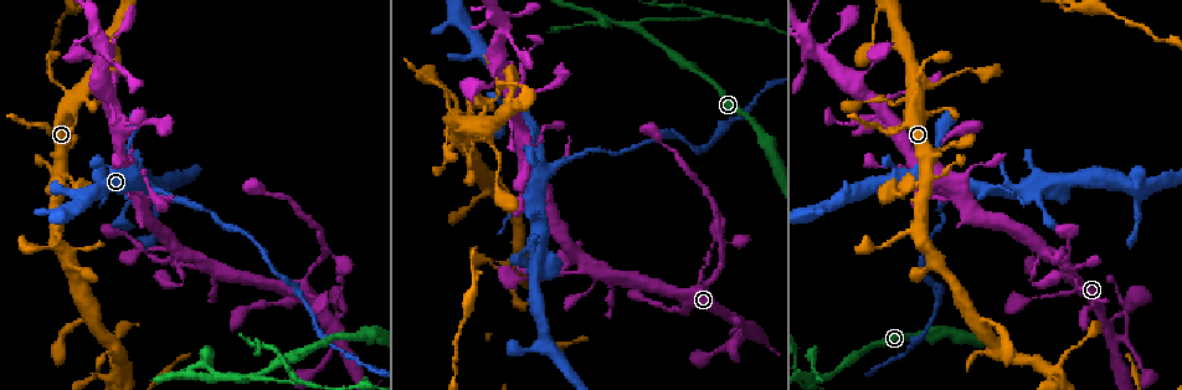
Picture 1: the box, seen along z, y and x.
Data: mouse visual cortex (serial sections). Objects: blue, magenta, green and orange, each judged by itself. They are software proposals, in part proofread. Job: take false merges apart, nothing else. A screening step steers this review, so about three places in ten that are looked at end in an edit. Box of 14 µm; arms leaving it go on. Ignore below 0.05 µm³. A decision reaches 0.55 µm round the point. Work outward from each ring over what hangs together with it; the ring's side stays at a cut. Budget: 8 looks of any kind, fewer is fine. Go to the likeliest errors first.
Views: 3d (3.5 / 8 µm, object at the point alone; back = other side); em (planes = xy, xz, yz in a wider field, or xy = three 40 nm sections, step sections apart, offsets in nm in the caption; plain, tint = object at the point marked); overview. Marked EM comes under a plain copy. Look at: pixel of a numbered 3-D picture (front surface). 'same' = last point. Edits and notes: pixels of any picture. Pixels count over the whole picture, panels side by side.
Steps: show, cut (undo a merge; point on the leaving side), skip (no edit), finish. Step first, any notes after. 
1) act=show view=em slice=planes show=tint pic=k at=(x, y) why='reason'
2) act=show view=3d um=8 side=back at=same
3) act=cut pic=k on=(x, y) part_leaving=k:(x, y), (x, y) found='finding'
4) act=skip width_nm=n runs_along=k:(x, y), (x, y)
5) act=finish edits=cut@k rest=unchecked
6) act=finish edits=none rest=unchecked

act=show view=3d um=3.5 pic=1 at=(618, 21) why='a fork'

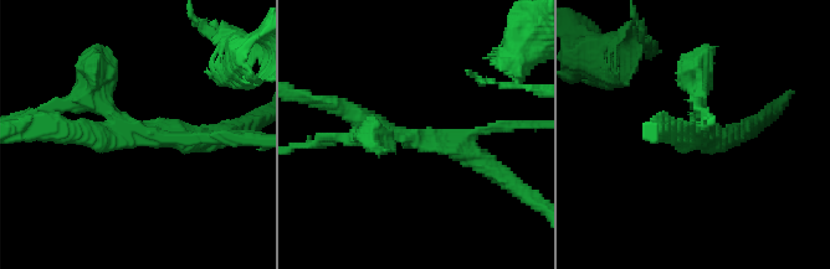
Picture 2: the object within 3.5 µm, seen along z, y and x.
act=show view=em slice=xy step=1 show=tint pic=2 at=(409, 138)

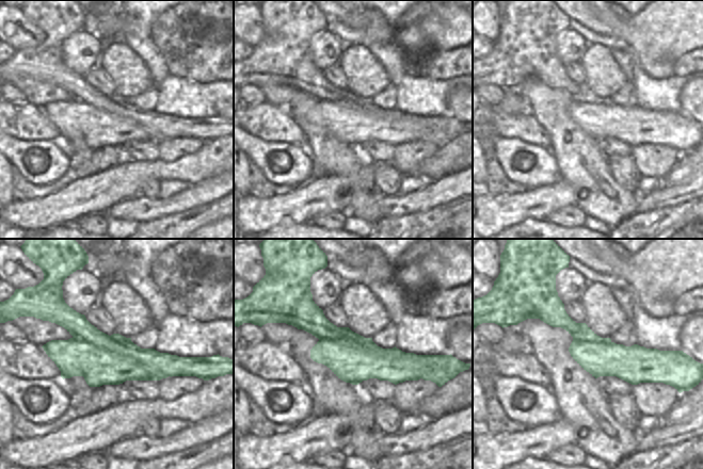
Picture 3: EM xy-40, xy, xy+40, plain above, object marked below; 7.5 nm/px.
act=cut pic=2 on=(697, 96) border=3:(73, 336), (127, 356), (166, 376) found='two cells meet here'

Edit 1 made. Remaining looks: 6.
act=show view=3d um=3.5 side=back pic=1 at=(723, 244) why='two arms in line, one across'

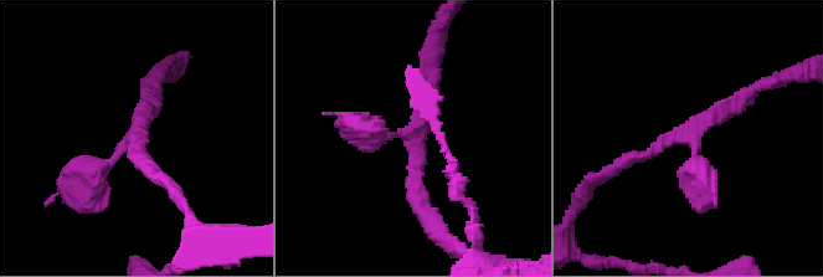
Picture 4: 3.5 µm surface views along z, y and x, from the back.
act=show view=em slice=xy step=2 show=tint pic=4 at=(137, 130) arms=3 arm_widths_nm=200,200,250

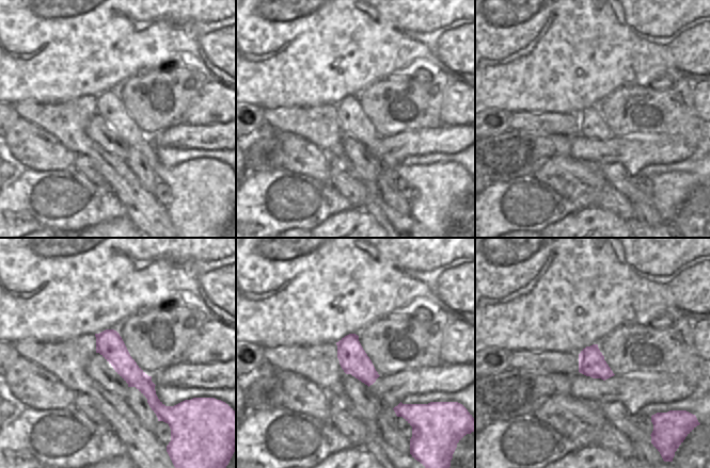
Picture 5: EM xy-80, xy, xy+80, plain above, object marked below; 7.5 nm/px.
act=show view=em slice=xy step=1 show=tint at=same

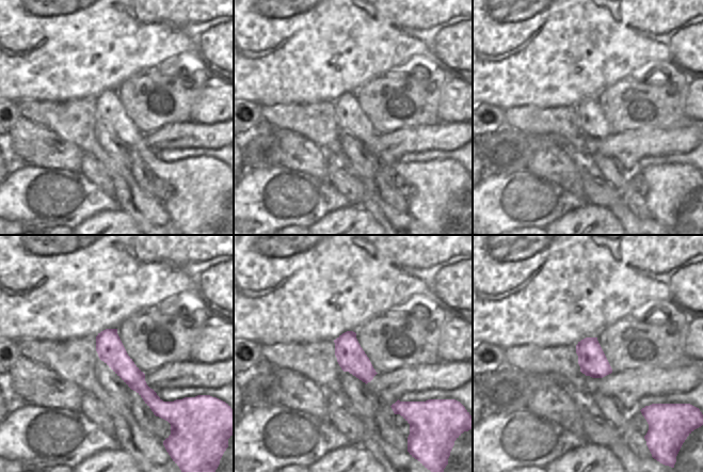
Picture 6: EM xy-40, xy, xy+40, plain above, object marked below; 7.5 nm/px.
act=skip runs_along=6:(100, 335), (157, 405), (157, 410) found='continuous, no second cell'

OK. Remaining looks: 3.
act=show view=3d um=3.5 pic=1 at=(165, 194) why='sudden change in width'

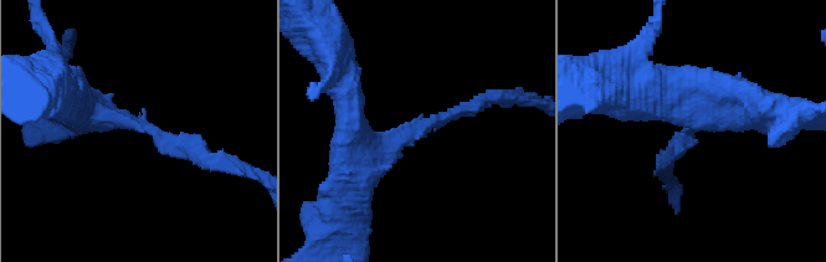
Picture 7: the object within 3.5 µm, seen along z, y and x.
act=show view=em slice=xy step=2 show=tint pic=7 at=(688, 130) arm_widths_nm=150,450 why='now the EM'

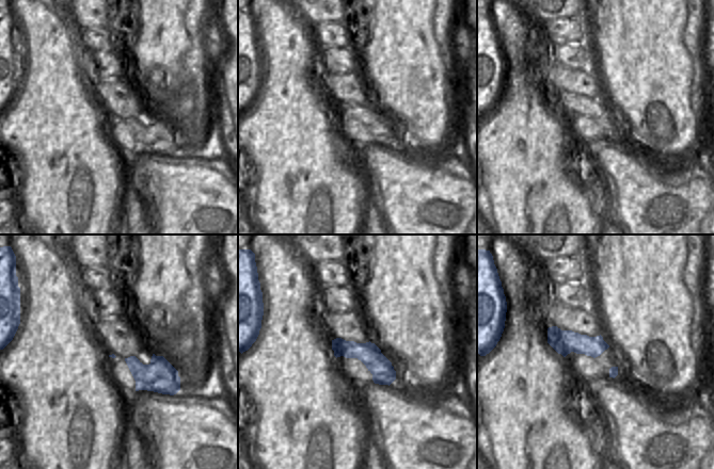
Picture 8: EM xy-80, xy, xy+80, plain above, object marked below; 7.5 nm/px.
act=show view=em slice=xy step=5 show=tint at=same why='cut it another way'

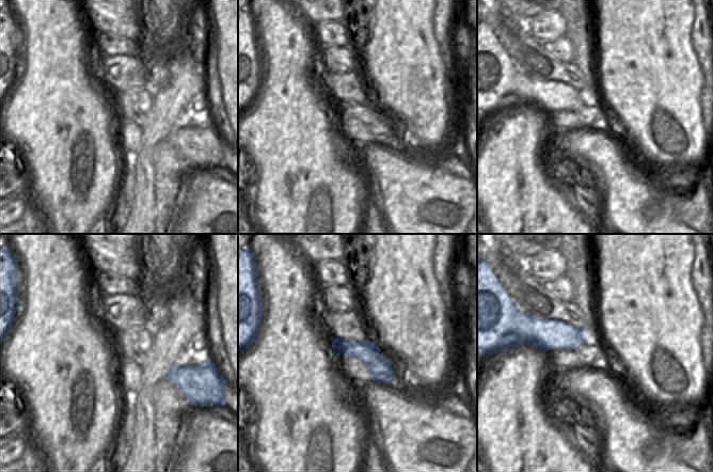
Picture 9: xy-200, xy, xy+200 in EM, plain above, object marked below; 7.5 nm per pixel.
act=cut pic=7 on=(188, 149) part_leaving=7:(152, 132), (258, 178) found='a second cell is stuck on'

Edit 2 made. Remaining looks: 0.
act=finish edits=cut@2,cut@7 rest=unchecked

